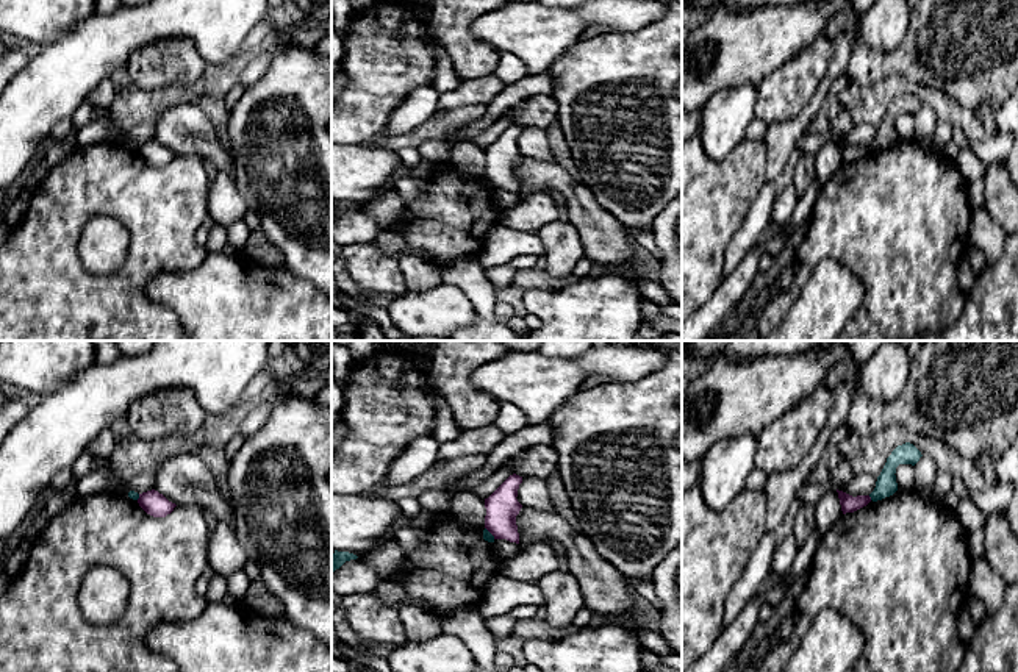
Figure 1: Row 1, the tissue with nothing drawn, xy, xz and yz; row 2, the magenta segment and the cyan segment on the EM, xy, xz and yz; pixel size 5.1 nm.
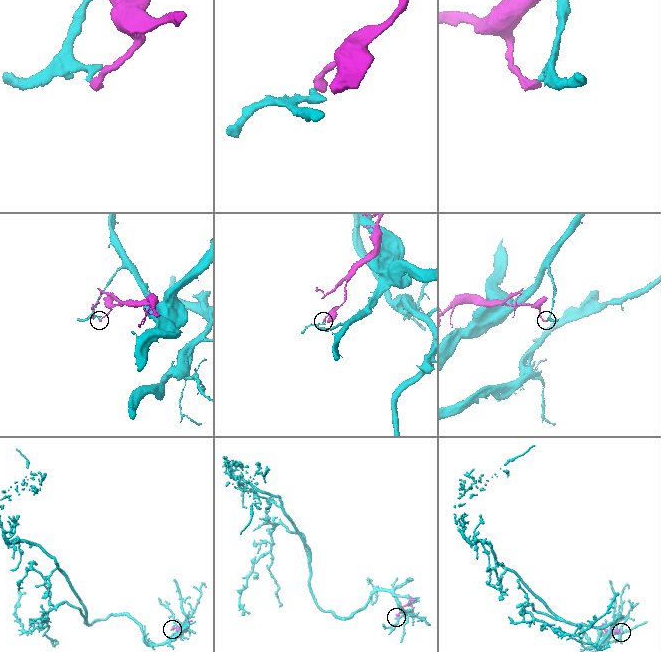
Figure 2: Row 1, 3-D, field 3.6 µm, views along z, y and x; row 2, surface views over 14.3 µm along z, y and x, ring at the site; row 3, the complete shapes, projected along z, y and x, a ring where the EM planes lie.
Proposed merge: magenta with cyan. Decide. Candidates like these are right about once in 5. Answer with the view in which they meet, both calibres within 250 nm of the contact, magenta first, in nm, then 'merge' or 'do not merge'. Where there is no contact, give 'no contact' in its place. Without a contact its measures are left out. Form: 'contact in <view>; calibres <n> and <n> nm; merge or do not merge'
contact in yz; calibres 90 and 110 nm; do not merge

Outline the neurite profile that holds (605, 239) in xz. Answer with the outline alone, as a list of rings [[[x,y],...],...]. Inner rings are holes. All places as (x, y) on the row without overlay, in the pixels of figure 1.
[[[521,158],[516,166],[519,192],[554,194],[568,209],[568,220],[577,228],[585,256],[608,267],[627,269],[635,263],[638,245],[627,228],[604,209],[590,188],[557,163]]]

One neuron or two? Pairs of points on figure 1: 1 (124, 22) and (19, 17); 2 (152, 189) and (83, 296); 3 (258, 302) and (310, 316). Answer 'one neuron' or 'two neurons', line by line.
1: two neurons
2: one neuron
3: one neuron

